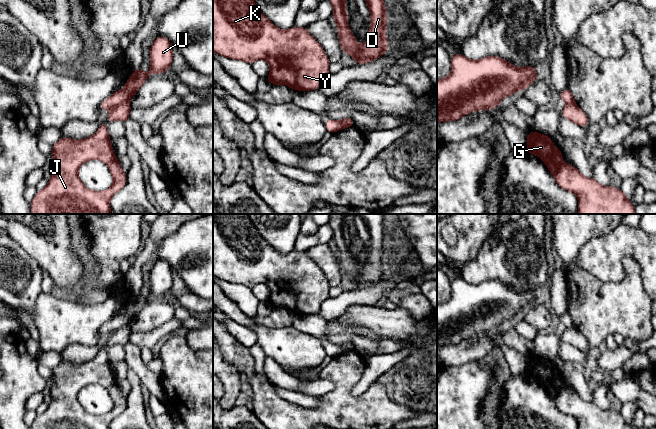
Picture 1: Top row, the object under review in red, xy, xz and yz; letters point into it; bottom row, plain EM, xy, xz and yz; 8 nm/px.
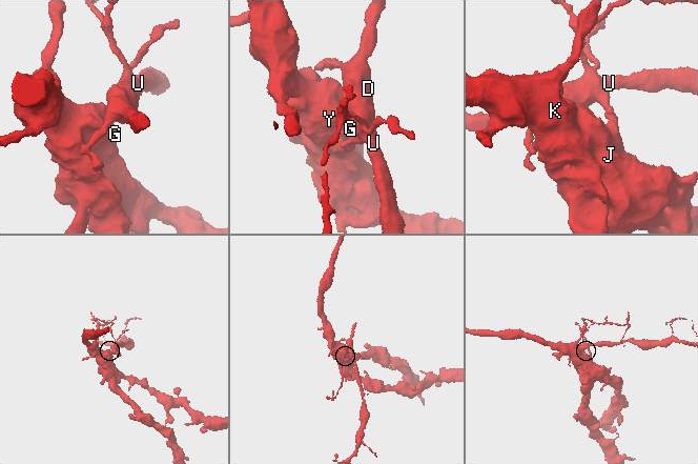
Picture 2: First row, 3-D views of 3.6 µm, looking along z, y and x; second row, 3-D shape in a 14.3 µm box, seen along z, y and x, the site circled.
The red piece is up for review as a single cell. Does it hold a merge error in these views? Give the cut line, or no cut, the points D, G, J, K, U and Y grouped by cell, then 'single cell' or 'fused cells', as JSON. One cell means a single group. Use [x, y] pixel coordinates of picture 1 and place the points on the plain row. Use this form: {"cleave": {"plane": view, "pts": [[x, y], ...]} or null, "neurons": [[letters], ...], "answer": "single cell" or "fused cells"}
{"cleave": {"plane": "xy", "pts": [[128, 325], [113, 331]]}, "neurons": [["D", "U"], ["G", "J", "K", "Y"]], "answer": "fused cells"}

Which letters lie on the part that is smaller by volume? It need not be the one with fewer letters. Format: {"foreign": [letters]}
{"foreign": ["D", "U"]}

